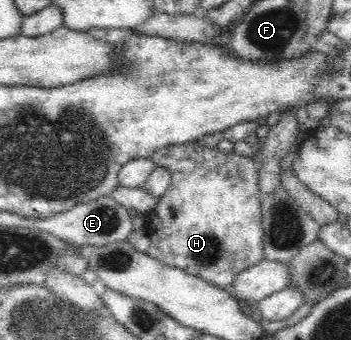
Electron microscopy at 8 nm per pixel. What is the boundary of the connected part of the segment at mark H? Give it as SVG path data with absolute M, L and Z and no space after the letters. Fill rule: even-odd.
M193 141L159 149L151 160L156 167L169 170L171 181L165 195L156 203L146 227L152 242L147 252L150 257L223 289L229 289L237 275L264 260L261 193L255 161L233 154L229 149L228 144L205 148Z

